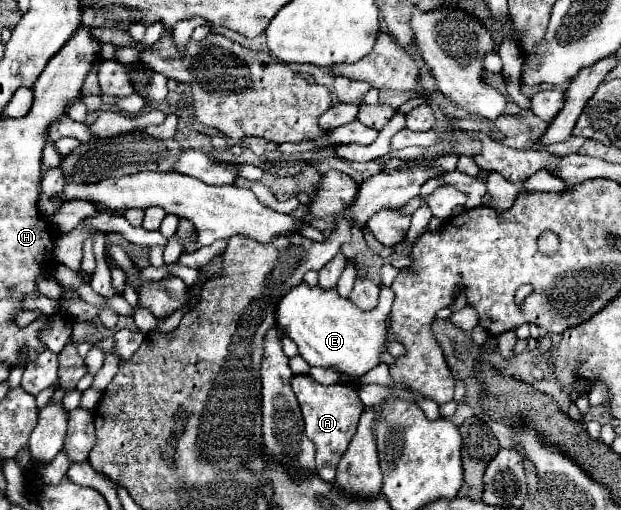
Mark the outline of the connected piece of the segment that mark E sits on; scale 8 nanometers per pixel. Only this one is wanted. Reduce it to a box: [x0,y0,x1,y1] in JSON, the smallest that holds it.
[275,282,395,378]

